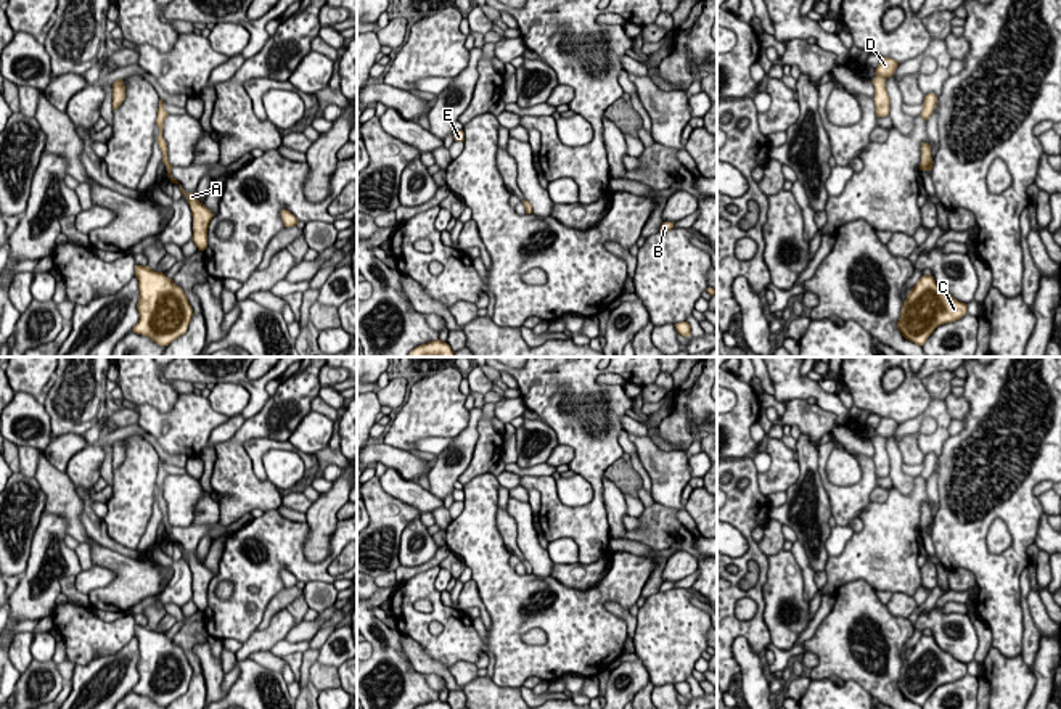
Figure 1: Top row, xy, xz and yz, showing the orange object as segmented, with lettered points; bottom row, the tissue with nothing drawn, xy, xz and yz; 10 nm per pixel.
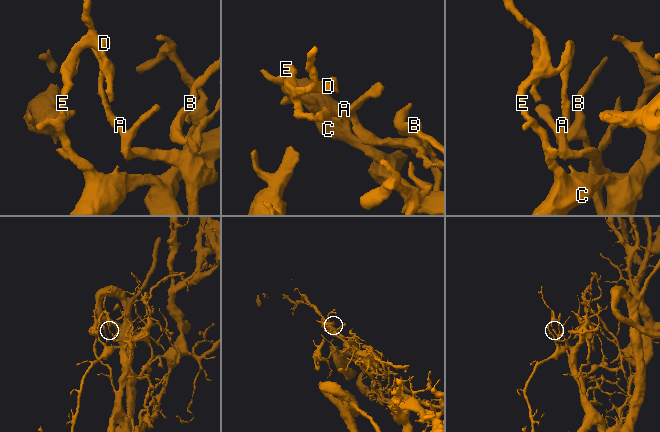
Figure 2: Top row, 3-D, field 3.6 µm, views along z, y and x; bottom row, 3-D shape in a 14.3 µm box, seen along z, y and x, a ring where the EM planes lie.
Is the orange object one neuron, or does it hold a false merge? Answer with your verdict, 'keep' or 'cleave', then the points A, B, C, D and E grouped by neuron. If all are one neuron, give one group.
cleave | A / B C D E

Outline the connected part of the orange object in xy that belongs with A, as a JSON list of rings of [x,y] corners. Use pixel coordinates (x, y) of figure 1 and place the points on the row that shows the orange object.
[[[180,185],[182,195],[186,196],[193,215],[193,241],[198,251],[207,248],[207,228],[214,217],[212,211],[198,201],[196,193],[186,193]]]

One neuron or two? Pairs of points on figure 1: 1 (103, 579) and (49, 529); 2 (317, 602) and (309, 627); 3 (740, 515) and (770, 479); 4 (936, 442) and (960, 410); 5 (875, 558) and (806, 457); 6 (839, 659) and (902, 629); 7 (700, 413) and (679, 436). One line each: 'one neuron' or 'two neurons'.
1: two neurons
2: two neurons
3: two neurons
4: two neurons
5: two neurons
6: one neuron
7: one neuron

